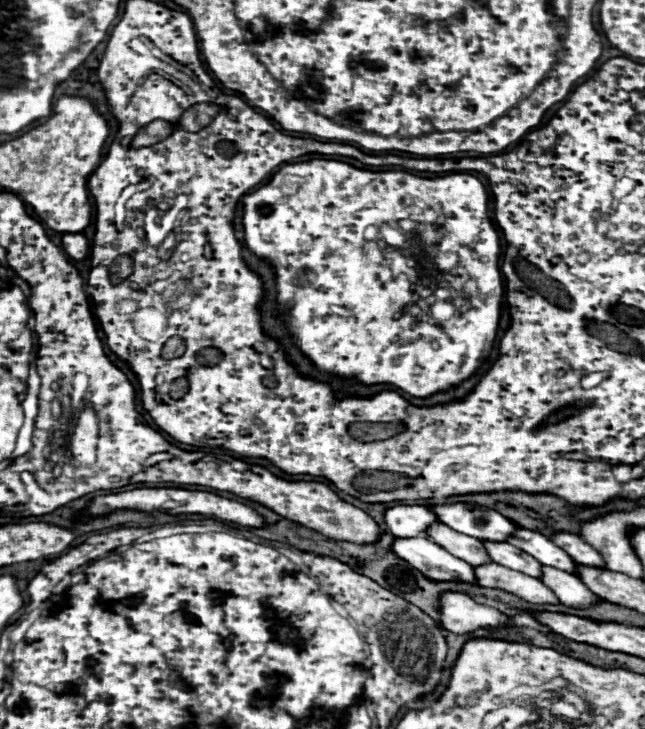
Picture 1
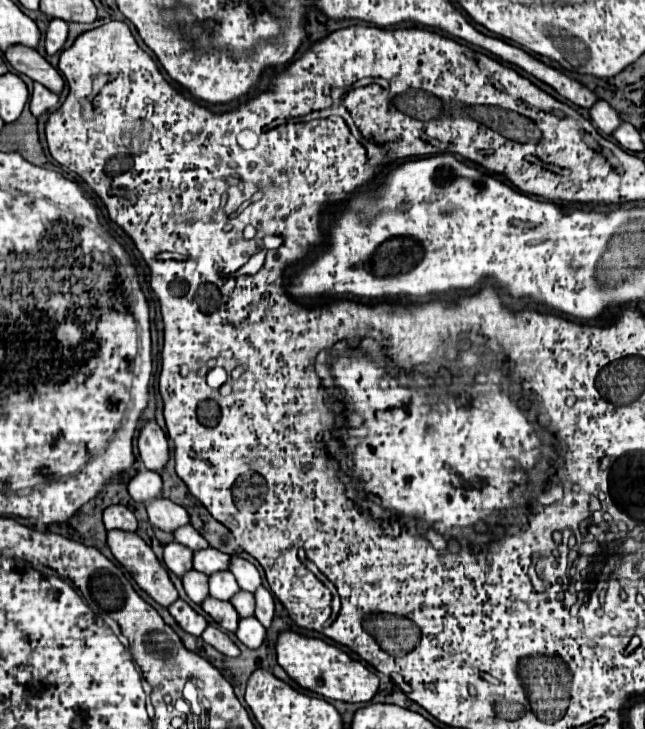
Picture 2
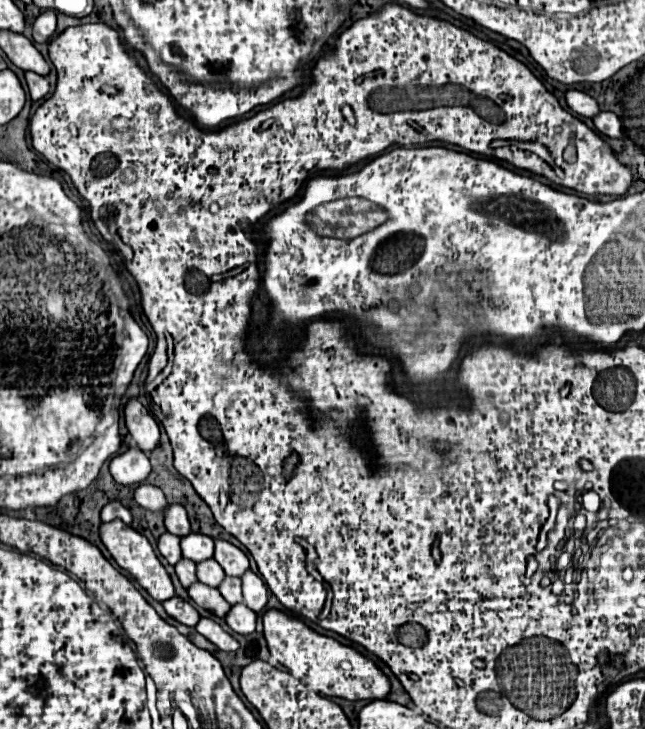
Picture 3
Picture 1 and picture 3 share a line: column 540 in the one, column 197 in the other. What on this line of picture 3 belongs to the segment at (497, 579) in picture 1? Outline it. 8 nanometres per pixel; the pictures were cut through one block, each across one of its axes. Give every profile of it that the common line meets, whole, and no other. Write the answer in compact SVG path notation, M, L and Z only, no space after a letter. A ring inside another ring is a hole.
M200 582L192 584L192 586L188 588L188 594L190 594L190 598L192 598L198 606L210 610L210 612L216 614L218 618L226 618L226 614L228 614L230 608L232 608L232 606L222 598L222 594L220 594L216 588L206 588L206 584L200 584Z

